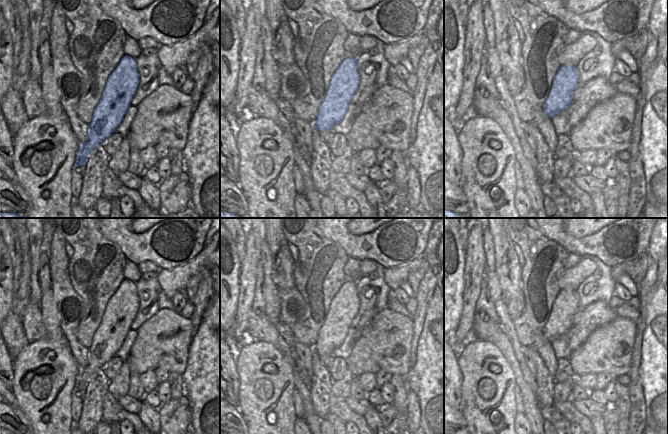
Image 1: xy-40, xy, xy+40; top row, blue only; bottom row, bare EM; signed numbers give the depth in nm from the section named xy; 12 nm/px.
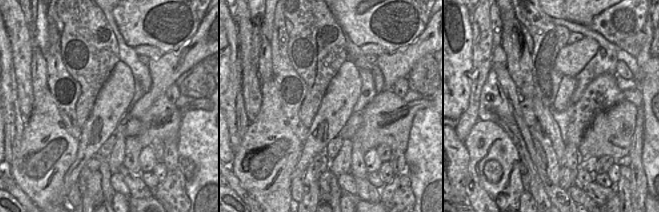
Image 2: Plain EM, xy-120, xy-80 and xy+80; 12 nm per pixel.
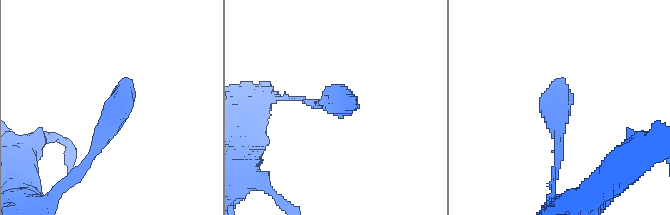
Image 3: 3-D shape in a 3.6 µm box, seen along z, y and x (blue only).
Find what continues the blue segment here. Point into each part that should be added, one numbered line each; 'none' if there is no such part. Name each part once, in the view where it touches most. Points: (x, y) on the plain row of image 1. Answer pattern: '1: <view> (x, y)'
none.

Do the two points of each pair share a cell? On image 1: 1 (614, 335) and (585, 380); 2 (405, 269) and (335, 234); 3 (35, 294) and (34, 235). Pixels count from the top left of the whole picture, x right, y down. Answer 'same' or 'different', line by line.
1: different
2: different
3: same

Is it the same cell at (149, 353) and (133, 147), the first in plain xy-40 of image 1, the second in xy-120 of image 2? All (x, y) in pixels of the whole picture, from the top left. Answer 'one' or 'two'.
two

